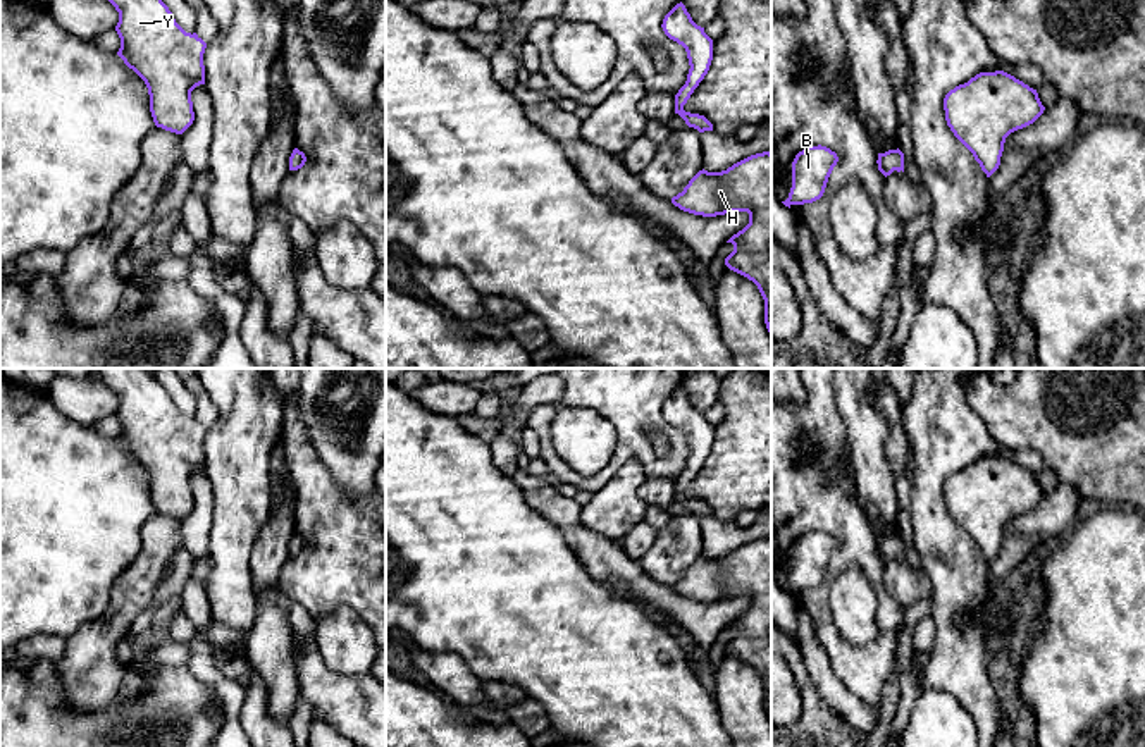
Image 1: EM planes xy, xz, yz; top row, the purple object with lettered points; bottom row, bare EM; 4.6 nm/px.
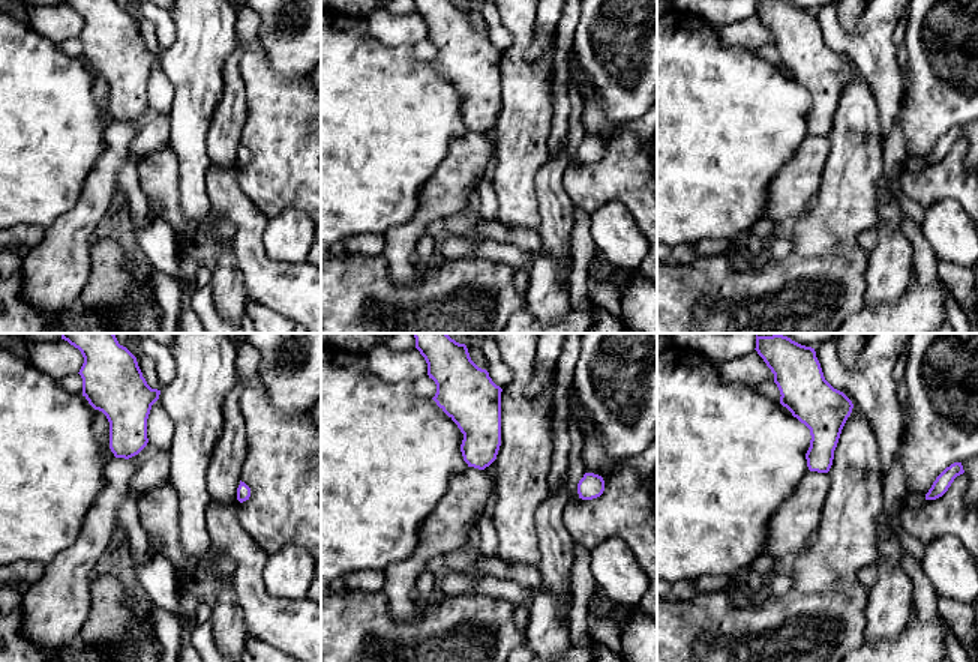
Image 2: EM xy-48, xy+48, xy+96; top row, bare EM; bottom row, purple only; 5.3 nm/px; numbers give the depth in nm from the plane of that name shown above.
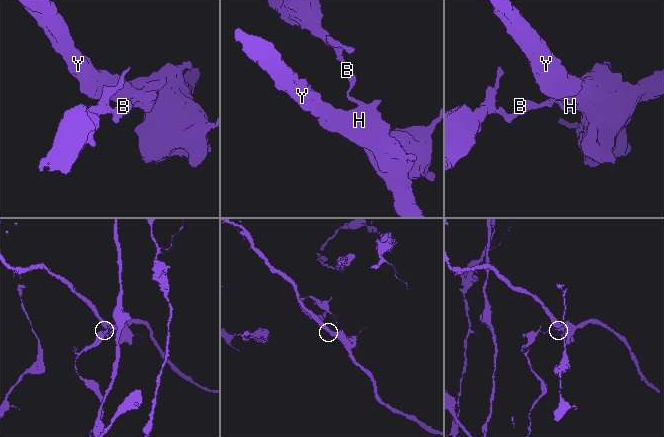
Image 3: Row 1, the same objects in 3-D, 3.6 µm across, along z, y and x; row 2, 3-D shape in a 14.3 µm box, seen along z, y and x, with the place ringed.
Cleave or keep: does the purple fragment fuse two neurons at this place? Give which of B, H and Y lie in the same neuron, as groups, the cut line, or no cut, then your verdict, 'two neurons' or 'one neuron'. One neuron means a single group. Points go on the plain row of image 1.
B / H Y | xz (675, 491), (682, 494) | two neurons

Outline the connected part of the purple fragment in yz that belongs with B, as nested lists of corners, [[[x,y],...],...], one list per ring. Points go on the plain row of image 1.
[[[808,532],[792,547],[792,573],[785,592],[804,590],[820,585],[839,542],[826,532]]]

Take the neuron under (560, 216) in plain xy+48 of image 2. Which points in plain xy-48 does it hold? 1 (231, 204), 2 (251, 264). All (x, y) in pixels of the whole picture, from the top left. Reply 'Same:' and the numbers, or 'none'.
Same: none

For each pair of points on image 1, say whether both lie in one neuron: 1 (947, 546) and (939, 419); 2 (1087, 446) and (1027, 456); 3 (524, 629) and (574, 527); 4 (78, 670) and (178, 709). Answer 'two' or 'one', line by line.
1: one
2: two
3: two
4: two

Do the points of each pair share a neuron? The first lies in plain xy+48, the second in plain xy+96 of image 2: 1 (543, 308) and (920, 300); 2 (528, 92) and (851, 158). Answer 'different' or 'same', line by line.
1: different
2: same

